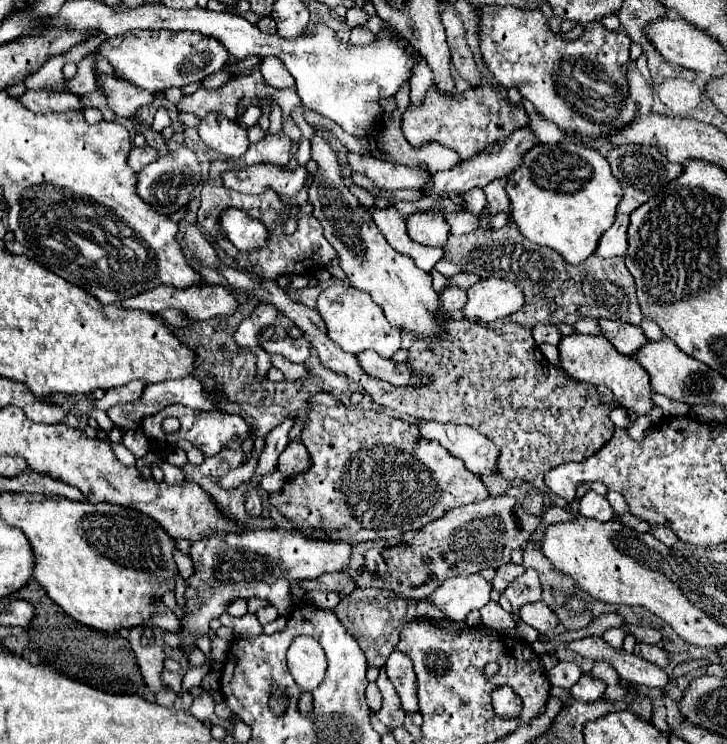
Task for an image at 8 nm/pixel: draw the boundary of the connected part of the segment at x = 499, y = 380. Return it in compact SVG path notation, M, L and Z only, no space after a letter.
M276 281L256 283L251 295L284 313L302 329L304 339L308 339L318 351L324 367L354 379L376 403L398 413L414 415L416 419L470 425L478 433L486 435L500 449L496 473L508 481L530 481L558 507L566 505L566 501L544 485L544 473L564 463L584 461L600 451L614 433L614 423L608 417L614 403L602 401L594 385L568 377L560 367L548 363L532 337L532 329L526 325L508 321L502 327L488 327L468 323L466 319L450 321L446 329L448 337L444 341L432 349L414 341L408 349L408 369L418 377L424 375L428 383L396 387L366 377L364 371L356 367L354 355L340 351L336 343L328 343L318 311L292 301Z

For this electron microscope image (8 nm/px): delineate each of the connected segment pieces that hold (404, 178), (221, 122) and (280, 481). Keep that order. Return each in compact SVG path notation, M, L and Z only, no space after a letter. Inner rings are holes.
M346 151L346 159L352 171L366 175L380 189L406 189L406 187L422 187L422 183L430 181L430 175L424 169L406 167L400 163L390 163L374 157L372 153L352 153Z
M208 113L200 119L198 125L200 139L214 151L226 157L240 157L248 149L248 131L234 119L224 117L222 113Z
M274 469L270 473L264 473L264 477L260 479L260 487L266 491L266 493L272 493L272 491L280 491L280 487L284 485L284 475Z

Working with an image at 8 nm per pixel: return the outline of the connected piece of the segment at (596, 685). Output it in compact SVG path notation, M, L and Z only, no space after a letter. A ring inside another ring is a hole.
M586 673L586 675L582 675L582 679L570 689L570 695L572 695L572 699L576 699L576 701L592 703L592 701L602 699L604 691L606 691L606 683L596 681L596 679L590 677L590 673Z

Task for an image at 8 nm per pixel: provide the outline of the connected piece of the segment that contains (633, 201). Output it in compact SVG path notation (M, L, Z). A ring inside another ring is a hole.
M620 145L610 149L606 159L624 191L618 203L618 213L624 213L624 215L630 215L636 207L646 203L652 195L656 195L656 191L660 191L664 183L670 183L682 171L682 165L670 163L668 159L664 159L664 155L660 155L660 151L656 151L656 147L650 147L650 145Z

